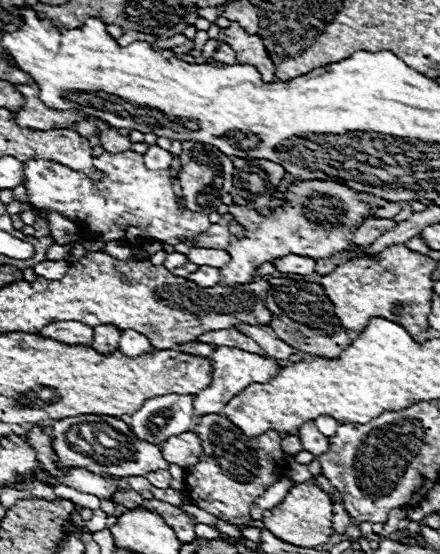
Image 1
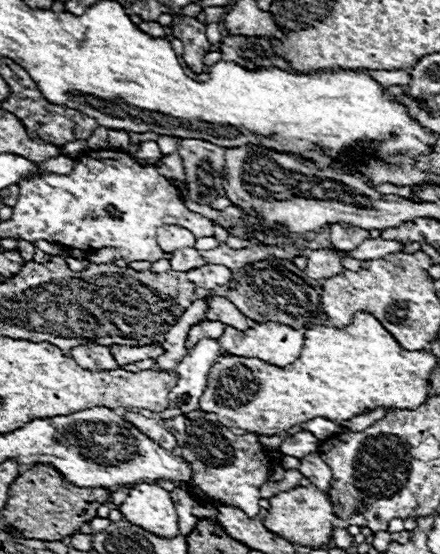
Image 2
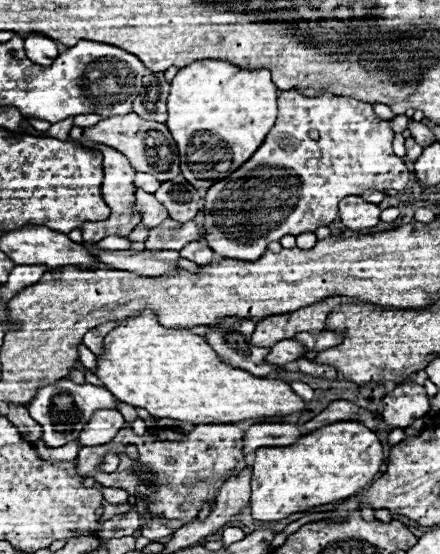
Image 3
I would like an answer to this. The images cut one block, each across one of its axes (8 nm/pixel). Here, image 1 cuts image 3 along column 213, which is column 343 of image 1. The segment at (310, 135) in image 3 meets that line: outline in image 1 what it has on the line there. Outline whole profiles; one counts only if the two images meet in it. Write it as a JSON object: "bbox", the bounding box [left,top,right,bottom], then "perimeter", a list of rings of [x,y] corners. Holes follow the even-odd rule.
{"bbox":[220,180,370,284],"perimeter":[[[304,180],[290,186],[292,202],[286,196],[286,204],[276,208],[274,212],[262,216],[254,210],[244,206],[230,206],[230,214],[246,228],[246,238],[230,240],[228,252],[230,262],[220,268],[220,284],[250,284],[254,280],[254,270],[264,264],[272,262],[280,256],[298,254],[306,256],[304,248],[310,248],[310,258],[330,258],[342,250],[354,248],[352,232],[370,216],[370,206],[354,196],[354,190],[346,188],[338,182],[324,182],[324,180]],[[300,202],[300,204],[298,204]],[[324,216],[330,226],[324,226]]]}

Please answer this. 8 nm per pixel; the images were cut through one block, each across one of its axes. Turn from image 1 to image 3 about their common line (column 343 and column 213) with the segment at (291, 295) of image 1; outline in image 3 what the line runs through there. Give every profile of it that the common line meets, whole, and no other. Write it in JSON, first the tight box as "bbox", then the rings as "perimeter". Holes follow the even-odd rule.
{"bbox":[206,316,280,376],"perimeter":[[[226,316],[216,326],[208,328],[206,342],[212,346],[212,350],[218,354],[218,358],[224,364],[246,370],[254,376],[268,376],[280,370],[280,366],[272,366],[264,362],[268,348],[252,346],[250,336],[254,324],[256,322],[248,318]]]}

